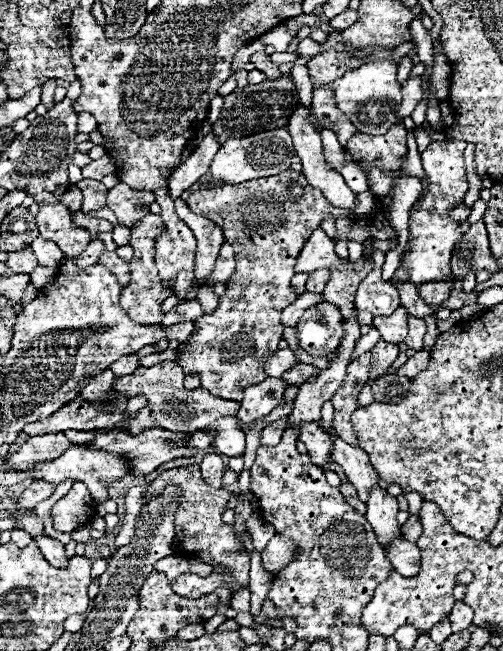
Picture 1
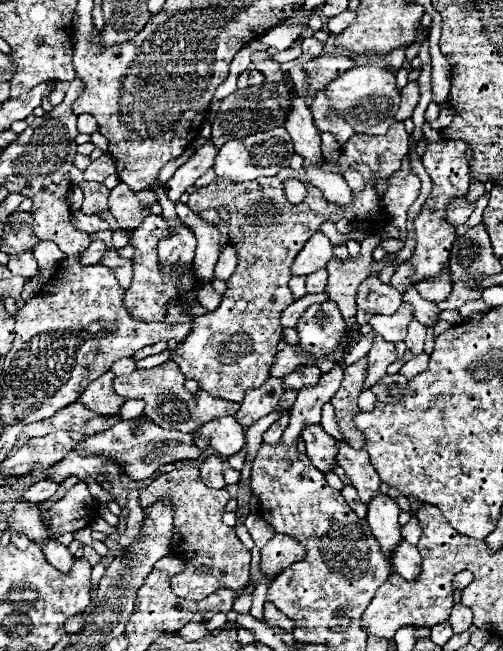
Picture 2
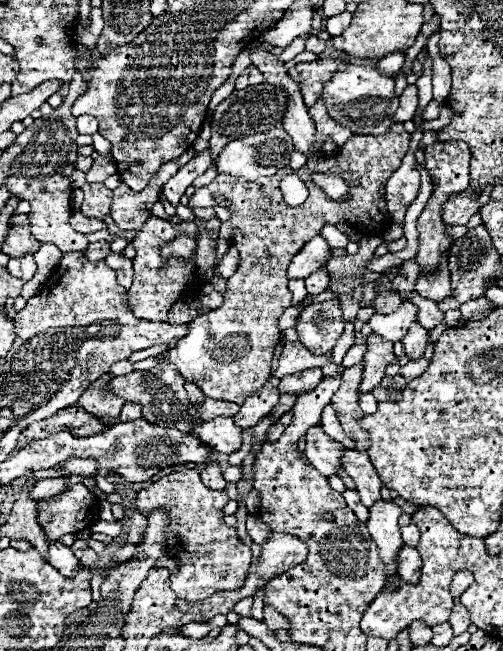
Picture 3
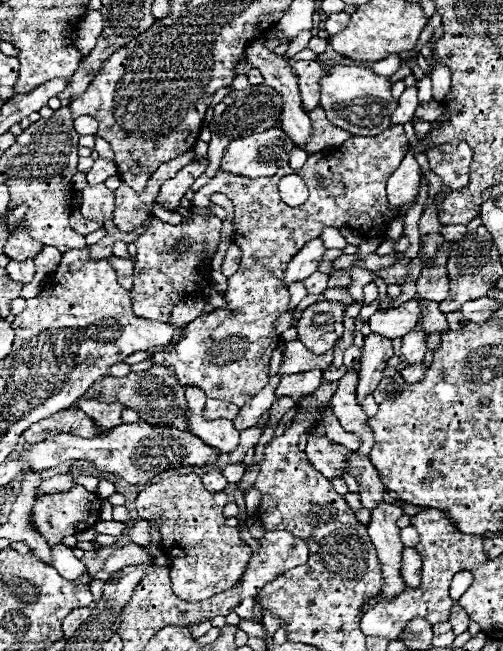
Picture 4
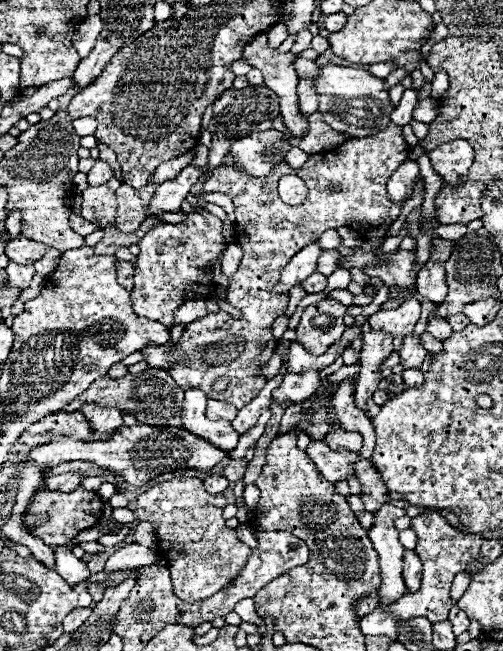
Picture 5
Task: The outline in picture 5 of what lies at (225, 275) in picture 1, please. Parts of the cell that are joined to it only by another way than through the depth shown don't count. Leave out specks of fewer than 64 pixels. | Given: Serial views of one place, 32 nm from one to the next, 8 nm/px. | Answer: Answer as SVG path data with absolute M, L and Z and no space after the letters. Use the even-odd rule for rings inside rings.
M230 244L228 250L224 252L224 258L222 258L222 272L226 276L232 276L238 270L240 258L242 258L242 248L238 244Z

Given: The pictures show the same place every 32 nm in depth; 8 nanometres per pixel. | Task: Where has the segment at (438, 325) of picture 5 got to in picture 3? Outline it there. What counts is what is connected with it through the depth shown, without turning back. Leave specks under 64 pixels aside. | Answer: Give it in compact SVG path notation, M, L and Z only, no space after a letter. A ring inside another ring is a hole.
M412 292L412 294L408 296L408 302L412 302L412 304L416 306L416 310L418 310L418 322L420 322L426 330L432 330L432 328L436 328L438 324L442 324L444 316L442 316L442 312L438 312L438 304L436 304L436 302L424 300L424 298L418 296L416 292Z

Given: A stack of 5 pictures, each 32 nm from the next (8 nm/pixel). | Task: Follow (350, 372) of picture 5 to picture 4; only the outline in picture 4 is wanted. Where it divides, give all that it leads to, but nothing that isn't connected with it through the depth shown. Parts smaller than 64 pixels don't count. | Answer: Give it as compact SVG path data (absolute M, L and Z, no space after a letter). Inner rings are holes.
M332 365L328 366L325 370L323 370L323 379L327 381L339 381L341 378L353 368L348 368L342 365L340 368L333 368Z

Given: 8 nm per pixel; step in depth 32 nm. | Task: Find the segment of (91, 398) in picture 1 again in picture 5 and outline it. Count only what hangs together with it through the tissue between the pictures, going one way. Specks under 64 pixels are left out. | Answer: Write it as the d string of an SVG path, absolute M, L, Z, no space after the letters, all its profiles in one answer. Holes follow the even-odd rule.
M84 404L82 406L84 416L92 420L92 440L98 440L100 436L108 436L112 428L120 428L122 424L122 414L118 408L102 408L98 404Z

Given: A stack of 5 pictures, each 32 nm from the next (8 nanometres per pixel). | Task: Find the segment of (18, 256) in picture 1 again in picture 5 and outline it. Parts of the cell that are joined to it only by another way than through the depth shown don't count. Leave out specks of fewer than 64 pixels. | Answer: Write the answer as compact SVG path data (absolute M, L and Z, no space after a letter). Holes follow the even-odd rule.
M10 262L8 268L8 280L10 284L16 284L20 288L28 288L30 282L32 282L32 276L34 276L34 266L32 264L16 264L16 262Z

